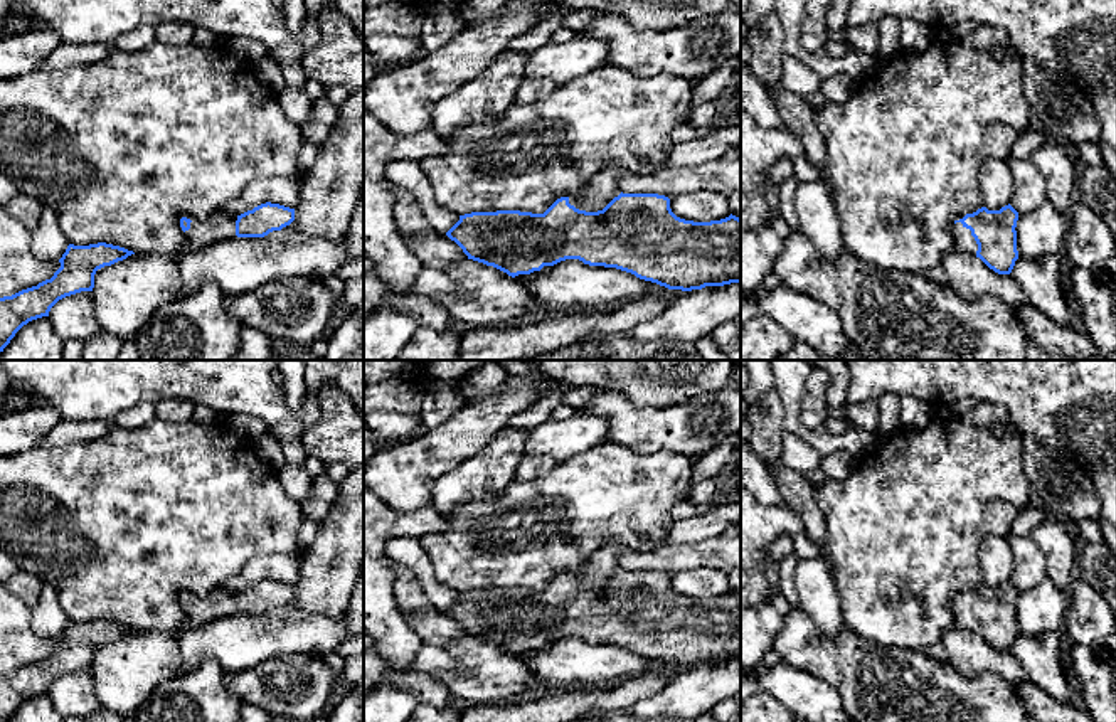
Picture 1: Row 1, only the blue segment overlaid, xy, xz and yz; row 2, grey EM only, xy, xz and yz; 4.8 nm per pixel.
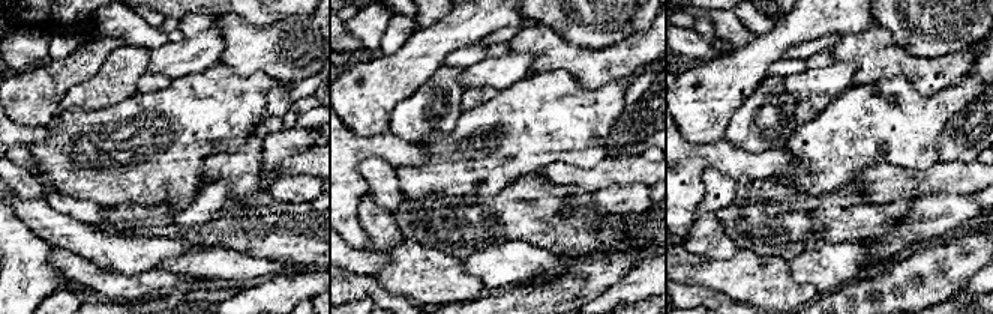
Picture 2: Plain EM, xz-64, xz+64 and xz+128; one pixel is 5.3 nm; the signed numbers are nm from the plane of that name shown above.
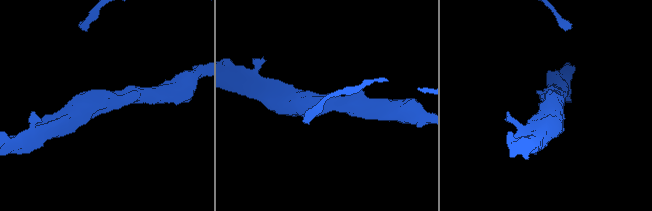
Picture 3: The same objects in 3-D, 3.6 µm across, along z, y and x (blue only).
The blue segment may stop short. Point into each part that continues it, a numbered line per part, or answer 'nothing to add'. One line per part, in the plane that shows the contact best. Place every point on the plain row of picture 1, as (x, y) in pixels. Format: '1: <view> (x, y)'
1: xz (603, 564)

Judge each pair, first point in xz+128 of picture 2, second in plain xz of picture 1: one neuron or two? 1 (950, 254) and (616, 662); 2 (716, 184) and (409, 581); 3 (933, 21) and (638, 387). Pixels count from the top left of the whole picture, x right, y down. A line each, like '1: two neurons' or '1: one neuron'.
1: two neurons
2: two neurons
3: one neuron

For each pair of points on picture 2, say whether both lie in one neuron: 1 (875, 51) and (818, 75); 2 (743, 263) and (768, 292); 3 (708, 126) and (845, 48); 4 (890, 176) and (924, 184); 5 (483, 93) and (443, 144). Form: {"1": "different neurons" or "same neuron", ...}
{"1": "different neurons", "2": "same neuron", "3": "different neurons", "4": "same neuron", "5": "different neurons"}

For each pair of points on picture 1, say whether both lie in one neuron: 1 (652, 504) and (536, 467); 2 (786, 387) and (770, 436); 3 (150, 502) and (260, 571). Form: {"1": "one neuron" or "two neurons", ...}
{"1": "two neurons", "2": "two neurons", "3": "two neurons"}

